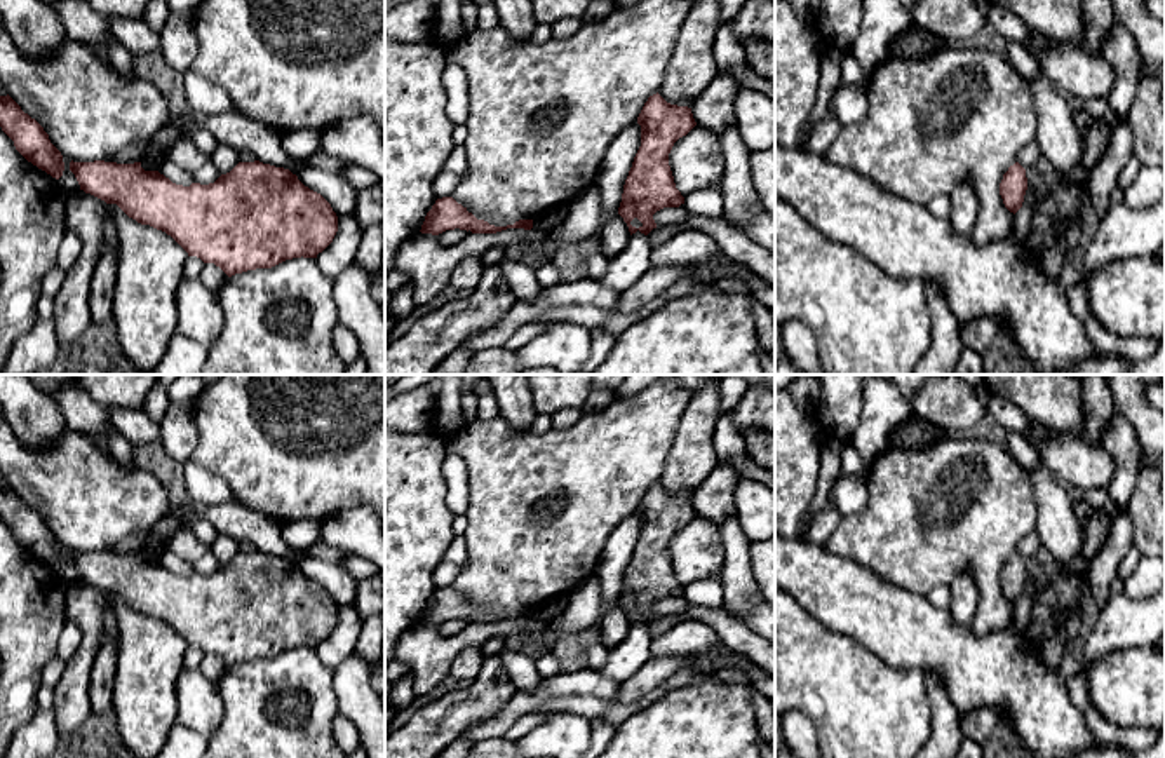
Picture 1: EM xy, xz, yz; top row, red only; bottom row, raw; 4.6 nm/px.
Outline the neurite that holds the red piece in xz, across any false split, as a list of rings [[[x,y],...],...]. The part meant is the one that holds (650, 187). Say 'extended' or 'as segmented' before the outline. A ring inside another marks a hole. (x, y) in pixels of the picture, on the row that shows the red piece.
as segmented; [[[657,92],[644,103],[637,124],[641,125],[641,146],[625,179],[618,214],[630,235],[637,230],[648,235],[657,228],[653,220],[657,211],[684,204],[674,183],[669,153],[697,122],[691,108],[670,105]]]

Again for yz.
extended; [[[1034,139],[1019,152],[1017,162],[1003,174],[1000,195],[1010,213],[1015,214],[1022,207],[1027,190],[1026,171],[1033,167],[1041,157],[1041,150]]]

